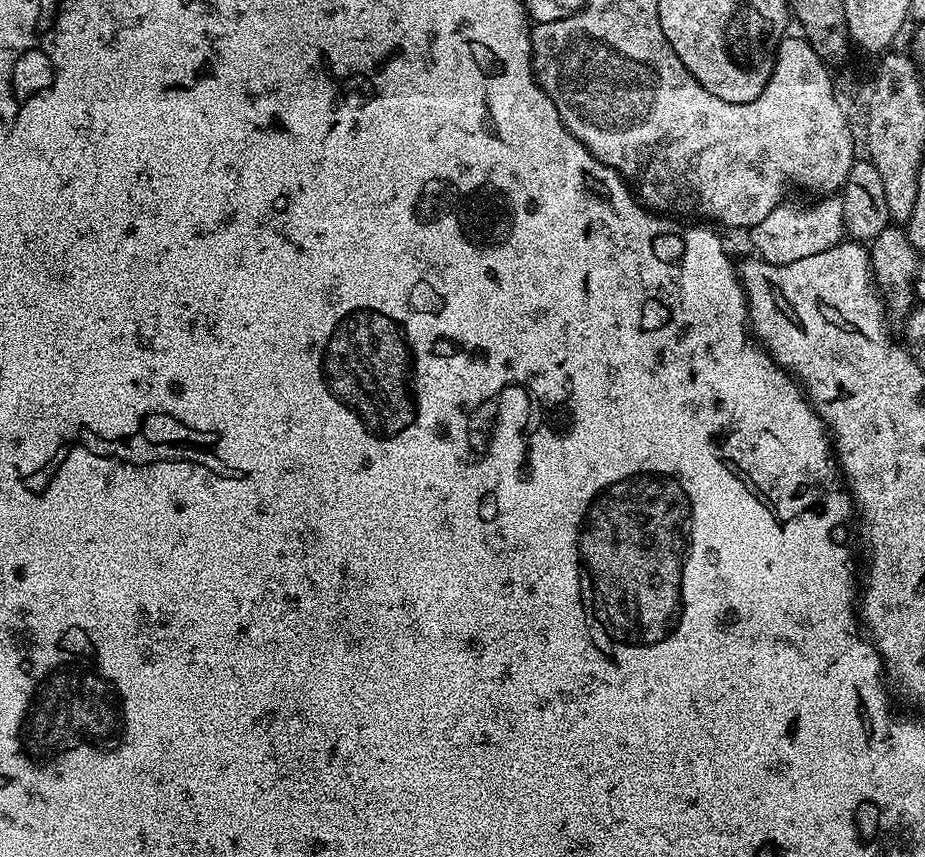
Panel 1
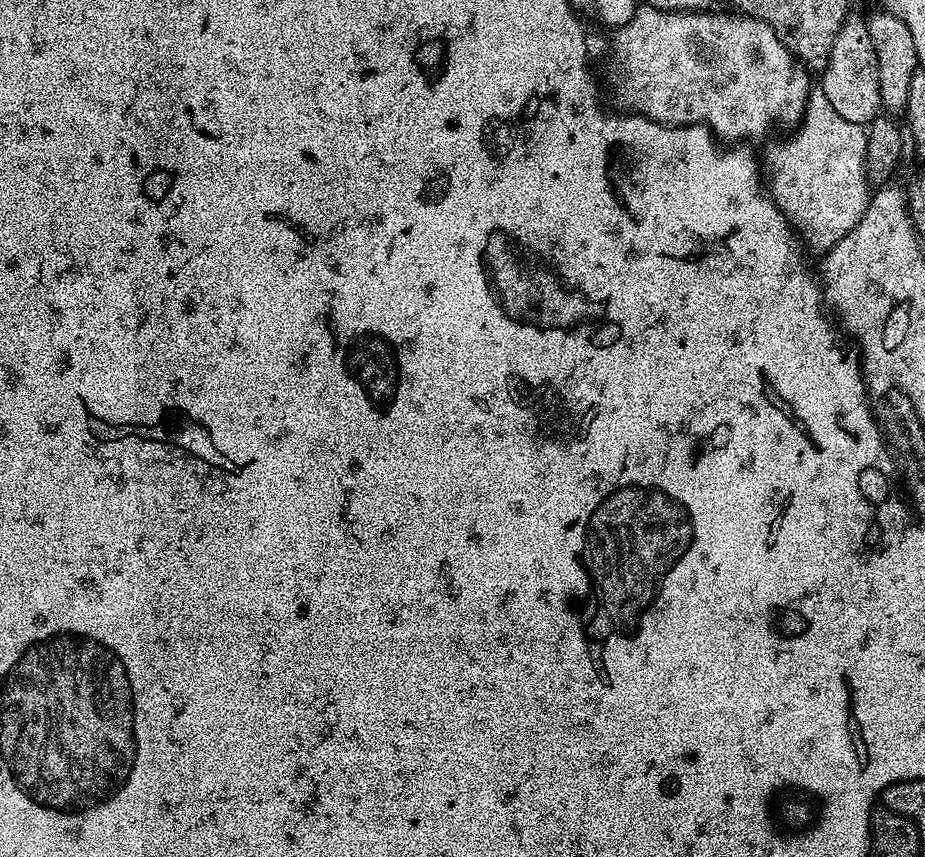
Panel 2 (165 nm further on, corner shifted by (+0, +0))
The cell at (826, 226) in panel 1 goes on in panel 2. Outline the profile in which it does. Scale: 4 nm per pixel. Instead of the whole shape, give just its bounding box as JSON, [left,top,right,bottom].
[766,86,870,254]

